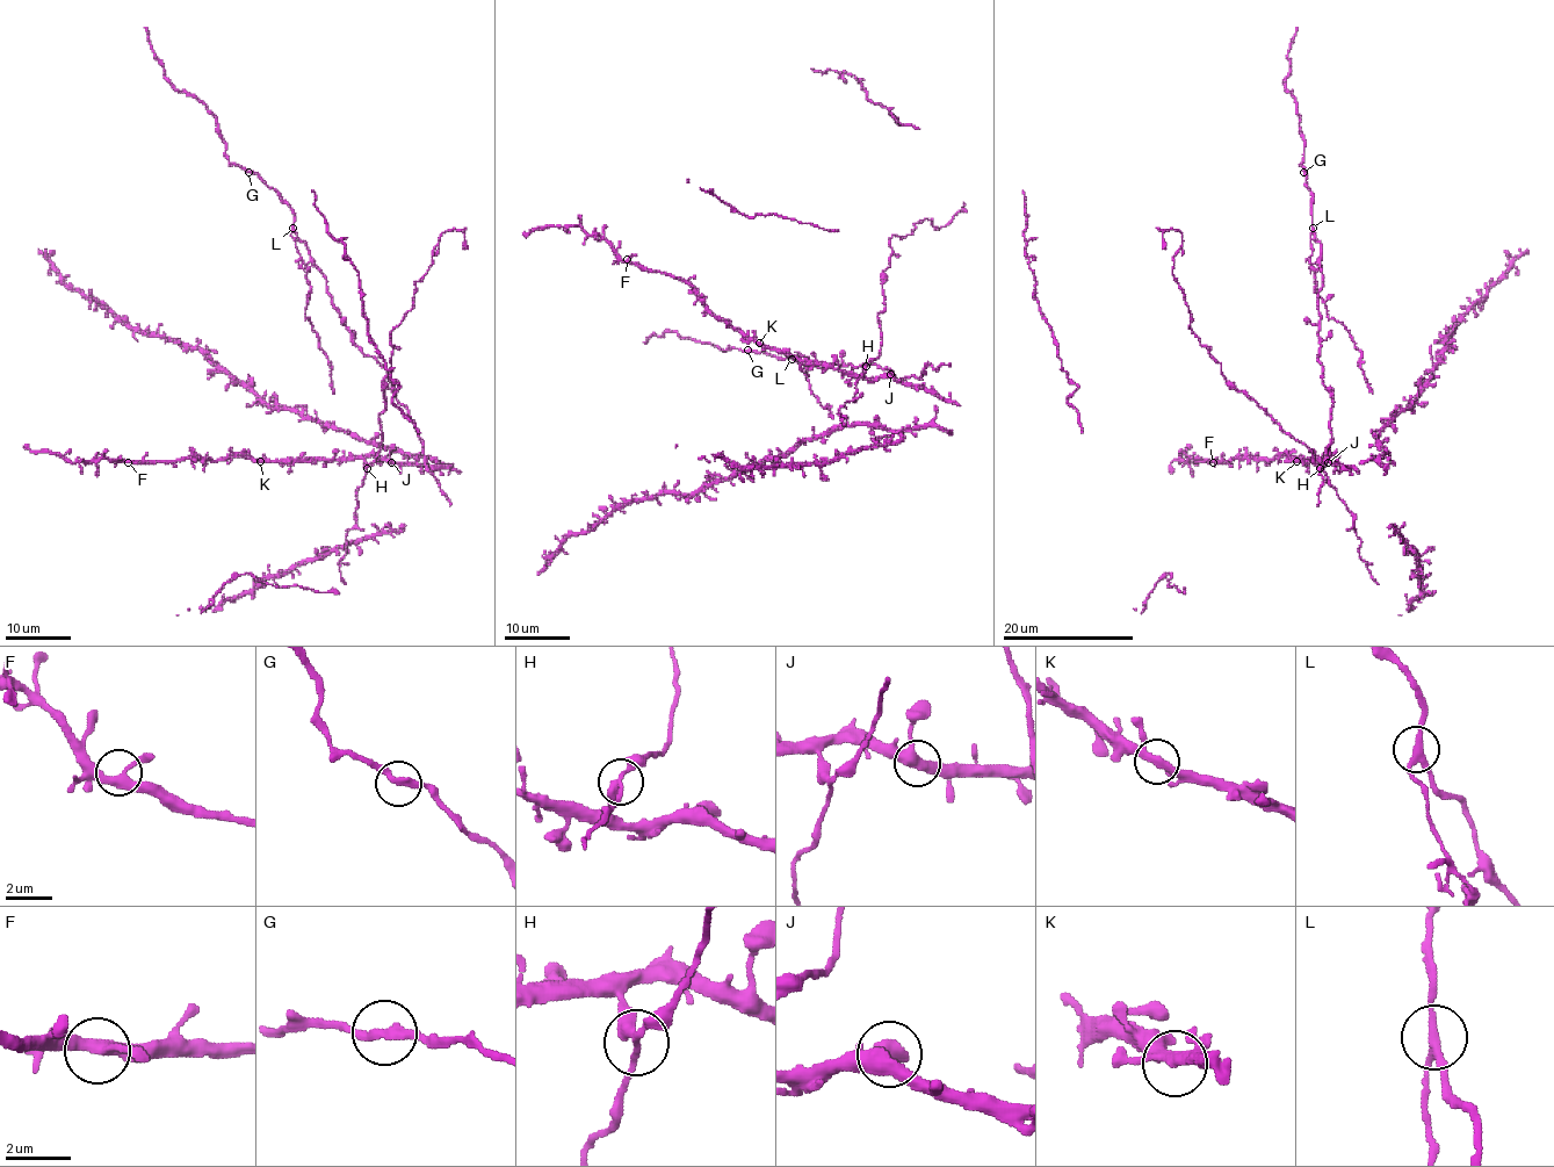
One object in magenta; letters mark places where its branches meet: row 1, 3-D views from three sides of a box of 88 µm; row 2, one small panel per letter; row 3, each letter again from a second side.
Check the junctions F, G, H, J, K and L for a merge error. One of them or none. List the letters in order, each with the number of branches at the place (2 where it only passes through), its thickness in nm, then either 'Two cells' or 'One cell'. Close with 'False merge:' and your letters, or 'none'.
F: Branches: 3. Thickness 320 nm. One cell
G: Branches: 2. Thickness 280 nm. One cell
H: Branches: 3. Thickness 280 nm. One cell
J: Branches: 3. Thickness 400 nm. One cell
K: Branches: 3. Thickness 280 nm. One cell
L: Branches: 3. Thickness 240 nm. Two cells
False merge: L

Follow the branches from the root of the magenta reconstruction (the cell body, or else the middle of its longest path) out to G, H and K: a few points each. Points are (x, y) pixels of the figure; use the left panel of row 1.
G: (391, 460), (424, 462), (416, 423), (388, 373), (354, 341), (326, 276), (297, 236), (294, 209), (248, 172)
H: (391, 460), (368, 455), (363, 460), (367, 468)
K: (391, 460), (359, 455), (259, 462)

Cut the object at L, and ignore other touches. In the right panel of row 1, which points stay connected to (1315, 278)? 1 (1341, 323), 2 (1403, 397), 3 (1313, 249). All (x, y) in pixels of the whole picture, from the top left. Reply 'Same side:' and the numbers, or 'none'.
Same side: 1, 3

